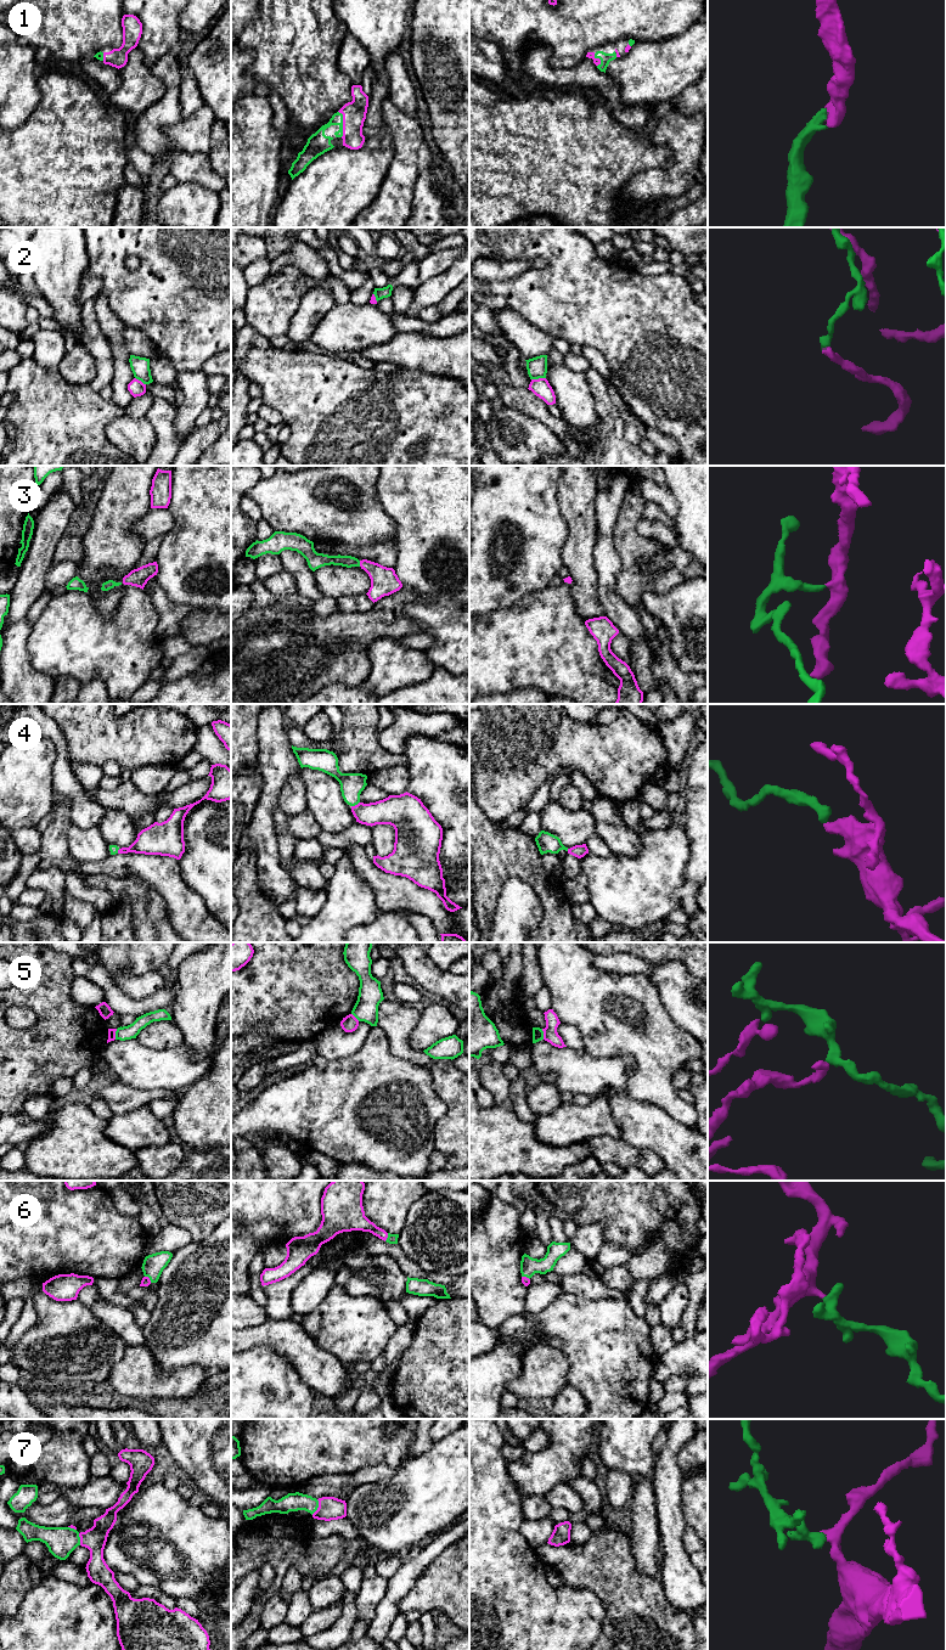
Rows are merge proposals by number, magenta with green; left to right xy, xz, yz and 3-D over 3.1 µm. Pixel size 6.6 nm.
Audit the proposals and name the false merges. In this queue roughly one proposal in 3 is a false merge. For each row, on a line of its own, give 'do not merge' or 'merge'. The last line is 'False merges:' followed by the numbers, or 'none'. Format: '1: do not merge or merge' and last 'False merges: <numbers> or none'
1: merge
2: do not merge
3: merge
4: merge
5: do not merge
6: merge
7: merge
False merges: 2, 5

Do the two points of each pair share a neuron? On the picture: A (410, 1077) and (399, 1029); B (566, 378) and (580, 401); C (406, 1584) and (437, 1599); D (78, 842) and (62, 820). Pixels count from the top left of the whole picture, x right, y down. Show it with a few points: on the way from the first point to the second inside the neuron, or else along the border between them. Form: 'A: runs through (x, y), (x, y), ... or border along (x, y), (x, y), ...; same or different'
A: border along (387, 1040), (394, 1054), (424, 1065), (432, 1074); different
B: runs through (568, 384), (574, 395); same
C: border along (421, 1574), (414, 1587), (398, 1603), (399, 1611); different
D: border along (72, 823), (68, 831), (68, 855); different

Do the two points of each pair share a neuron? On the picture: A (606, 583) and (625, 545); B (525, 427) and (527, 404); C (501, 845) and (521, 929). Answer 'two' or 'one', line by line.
A: two
B: two
C: two

